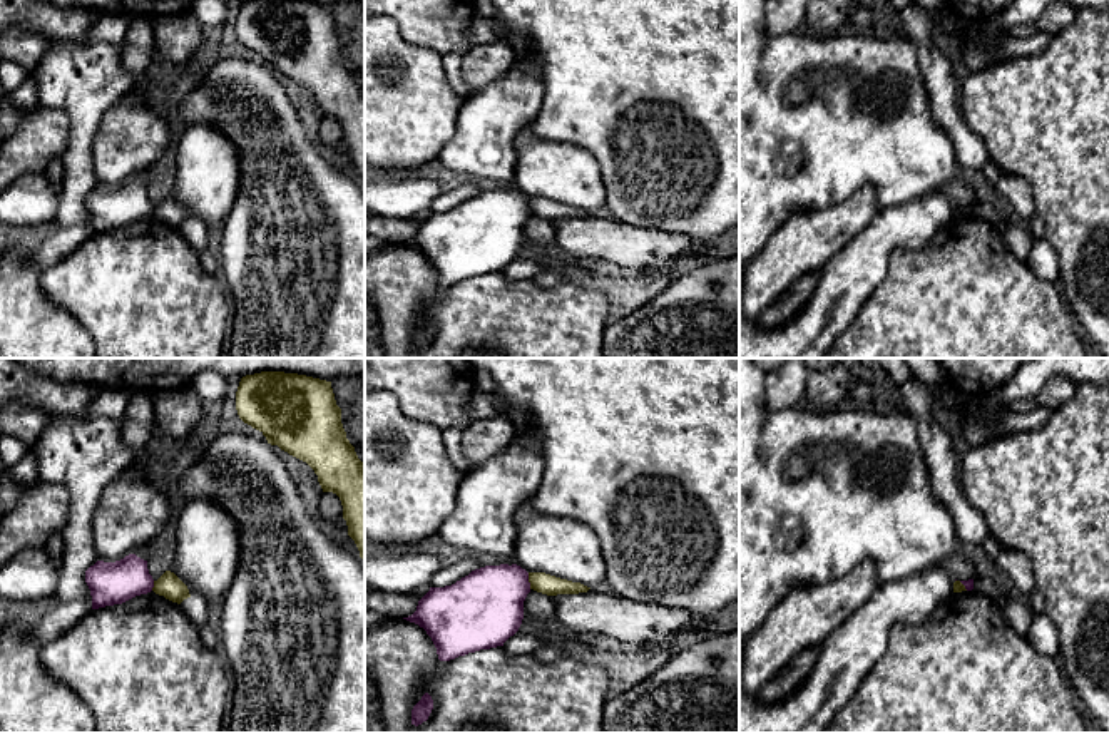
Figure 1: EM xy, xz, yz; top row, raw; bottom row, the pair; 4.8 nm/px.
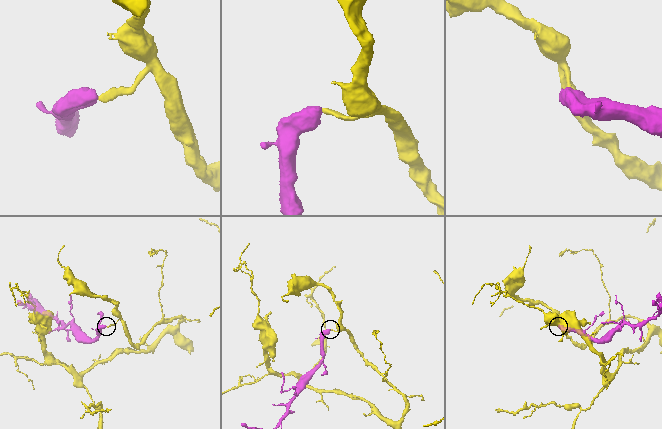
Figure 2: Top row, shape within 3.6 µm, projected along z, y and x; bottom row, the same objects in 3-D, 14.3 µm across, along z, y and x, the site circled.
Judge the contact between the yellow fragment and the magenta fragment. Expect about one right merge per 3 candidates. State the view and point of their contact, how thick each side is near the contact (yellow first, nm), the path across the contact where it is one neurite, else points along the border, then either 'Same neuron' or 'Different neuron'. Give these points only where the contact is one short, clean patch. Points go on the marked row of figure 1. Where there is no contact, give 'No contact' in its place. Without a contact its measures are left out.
Touches yellow at xz (529, 581). Thickness 100 nm (yellow) against 360 nm. Boundary: xz (527, 573), (531, 588). Different neuron

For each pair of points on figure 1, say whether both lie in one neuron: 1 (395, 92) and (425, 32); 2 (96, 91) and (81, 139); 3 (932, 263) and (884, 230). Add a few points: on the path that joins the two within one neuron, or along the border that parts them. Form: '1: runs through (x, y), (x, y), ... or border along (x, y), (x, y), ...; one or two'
1: border along (392, 17), (405, 41), (430, 47), (442, 57); two
2: runs through (86, 102), (84, 128); one
3: border along (944, 225), (922, 246), (895, 250), (885, 276); two

